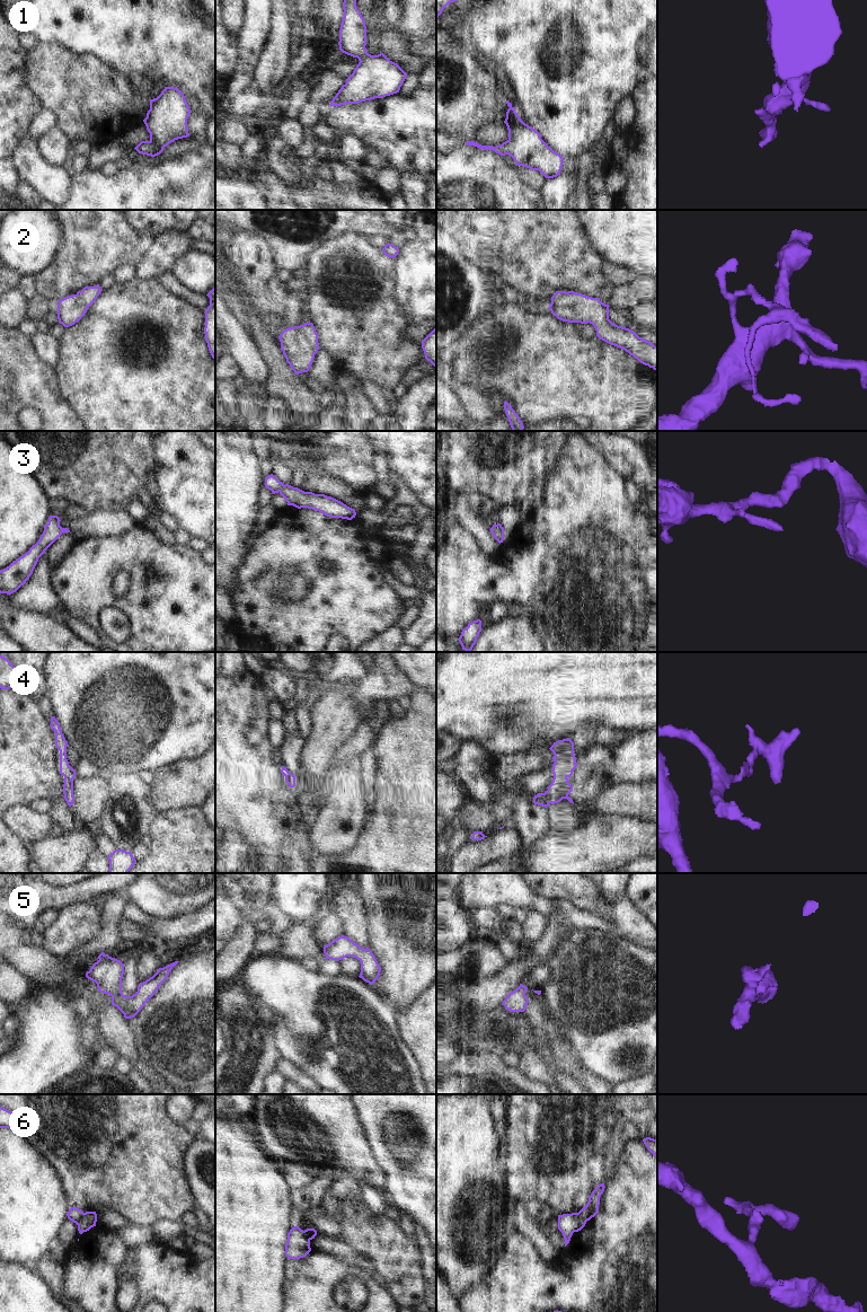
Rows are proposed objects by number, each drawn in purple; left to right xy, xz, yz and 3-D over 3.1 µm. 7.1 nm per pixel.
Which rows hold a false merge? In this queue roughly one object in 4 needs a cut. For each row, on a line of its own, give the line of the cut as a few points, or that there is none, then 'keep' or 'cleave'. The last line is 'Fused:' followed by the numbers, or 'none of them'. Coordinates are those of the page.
1: no cut; keep
2: no cut; keep
3: no cut; keep
4: no cut; keep
5: no cut; keep
6: cut in xy along (83, 1213), (76, 1223); cleave
Fused: 6

